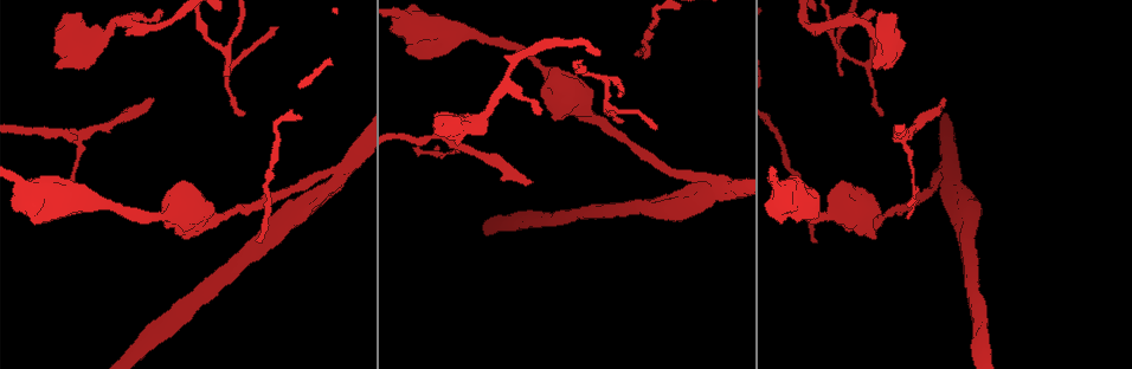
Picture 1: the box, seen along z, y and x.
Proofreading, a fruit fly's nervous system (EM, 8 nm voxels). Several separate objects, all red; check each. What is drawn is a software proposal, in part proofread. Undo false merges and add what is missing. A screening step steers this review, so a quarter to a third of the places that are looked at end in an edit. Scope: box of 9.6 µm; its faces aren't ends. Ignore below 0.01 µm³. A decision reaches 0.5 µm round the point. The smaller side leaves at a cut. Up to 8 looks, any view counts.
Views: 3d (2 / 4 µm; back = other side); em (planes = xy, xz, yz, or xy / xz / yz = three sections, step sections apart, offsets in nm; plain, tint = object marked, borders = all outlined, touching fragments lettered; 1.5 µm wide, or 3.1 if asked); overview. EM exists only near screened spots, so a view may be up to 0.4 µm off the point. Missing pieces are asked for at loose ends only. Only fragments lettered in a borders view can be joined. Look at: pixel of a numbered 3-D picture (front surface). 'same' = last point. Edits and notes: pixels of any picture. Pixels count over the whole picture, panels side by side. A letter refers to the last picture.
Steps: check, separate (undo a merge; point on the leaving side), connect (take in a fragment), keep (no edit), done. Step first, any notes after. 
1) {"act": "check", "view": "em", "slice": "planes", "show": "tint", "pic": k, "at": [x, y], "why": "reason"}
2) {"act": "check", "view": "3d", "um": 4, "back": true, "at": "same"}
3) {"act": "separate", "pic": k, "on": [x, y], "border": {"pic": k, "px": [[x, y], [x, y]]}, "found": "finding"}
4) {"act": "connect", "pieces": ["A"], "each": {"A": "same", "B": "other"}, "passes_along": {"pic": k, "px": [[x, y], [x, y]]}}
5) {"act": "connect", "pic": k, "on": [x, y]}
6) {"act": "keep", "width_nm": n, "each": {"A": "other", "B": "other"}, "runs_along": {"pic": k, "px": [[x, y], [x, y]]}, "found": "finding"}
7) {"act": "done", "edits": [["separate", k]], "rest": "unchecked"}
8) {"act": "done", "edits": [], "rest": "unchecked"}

{"act": "check", "view": "em", "slice": "planes", "show": "tint", "pic": 1, "at": [838, 47], "why": "abrupt turn"}

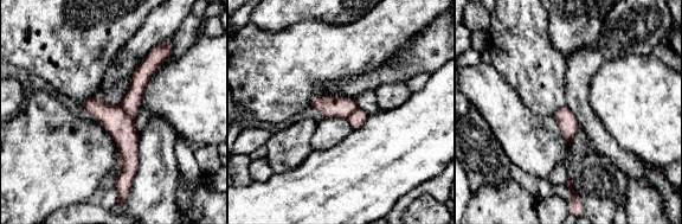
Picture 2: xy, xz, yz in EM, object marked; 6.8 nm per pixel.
{"act": "check", "view": "em", "slice": "planes", "show": "borders", "at": "same"}

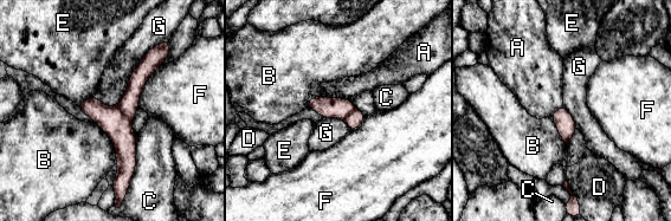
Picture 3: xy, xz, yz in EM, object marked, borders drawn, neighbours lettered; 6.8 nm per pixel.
{"act": "keep", "width_nm": 130, "each": {"A": "other", "B": "other", "C": "other", "D": "other", "E": "other", "F": "other", "G": "other"}, "runs_along": {"pic": 3, "px": [[152, 54], [124, 111], [117, 183]]}, "found": "continuous, no second neuron"}

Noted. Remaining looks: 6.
{"act": "check", "view": "em", "slice": "planes", "show": "borders", "pic": 1, "at": [277, 26], "why": "tapers out"}

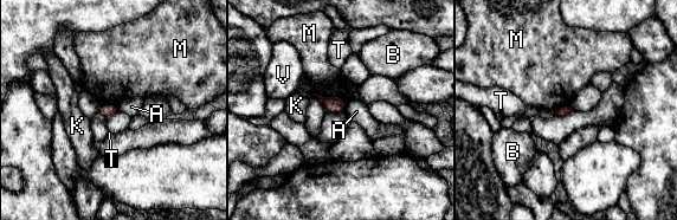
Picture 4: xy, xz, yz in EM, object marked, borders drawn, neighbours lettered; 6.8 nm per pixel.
{"act": "keep", "each": {"A": "other", "B": "other", "K": "other", "M": "other", "T": "other", "V": "other"}, "border": {"pic": 4, "px": [[313, 92], [340, 96], [347, 102]]}, "found": "no lettered fragment goes on from it"}

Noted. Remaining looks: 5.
{"act": "check", "view": "em", "slice": "yz", "step": 4, "show": "tint", "pic": 1, "at": [530, 181], "why": "an open end"}

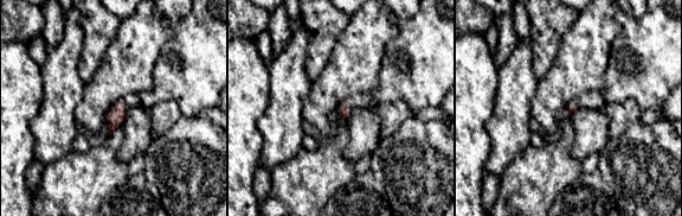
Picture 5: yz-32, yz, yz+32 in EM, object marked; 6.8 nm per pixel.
{"act": "check", "view": "em", "slice": "planes", "show": "borders", "at": "same"}

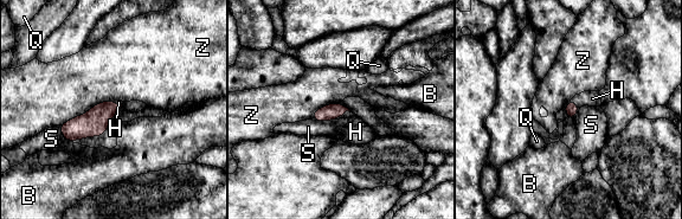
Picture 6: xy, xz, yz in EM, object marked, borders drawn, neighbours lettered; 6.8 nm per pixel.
{"act": "connect", "pieces": ["H"], "longest_contact_nm": ["Z", 400], "each": {"B": "other", "H": "same", "Q": "other", "S": "other", "Z": "other"}, "found": "it goes on there"}

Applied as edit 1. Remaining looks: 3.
{"act": "done", "edits": [["connect", 6]], "rest": "unchecked"}

